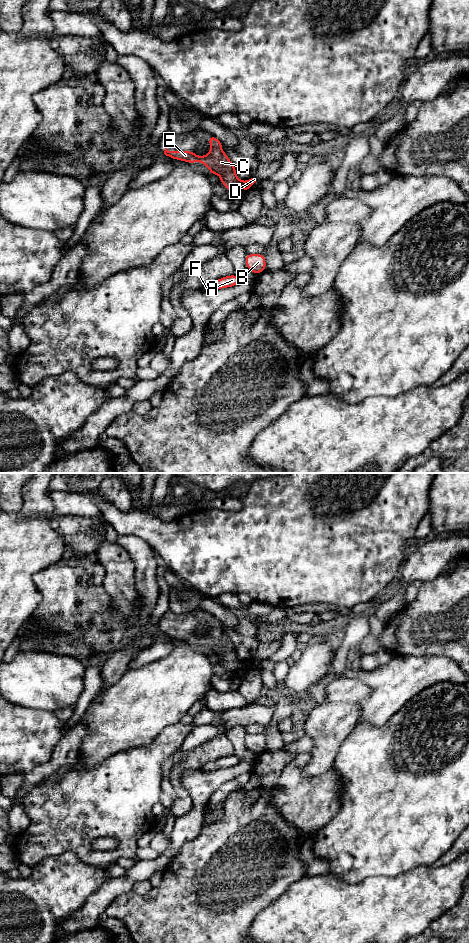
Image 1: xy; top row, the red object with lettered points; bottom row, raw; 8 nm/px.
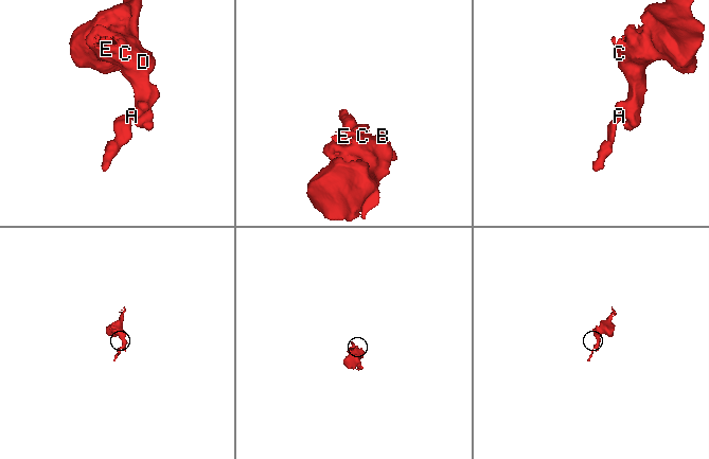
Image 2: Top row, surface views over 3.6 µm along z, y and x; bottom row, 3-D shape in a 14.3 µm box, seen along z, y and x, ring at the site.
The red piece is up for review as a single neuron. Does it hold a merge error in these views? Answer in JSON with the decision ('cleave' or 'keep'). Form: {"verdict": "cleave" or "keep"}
{"verdict": "keep"}

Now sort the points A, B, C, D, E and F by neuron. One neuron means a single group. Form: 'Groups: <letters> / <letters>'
Groups: A B C D E F

